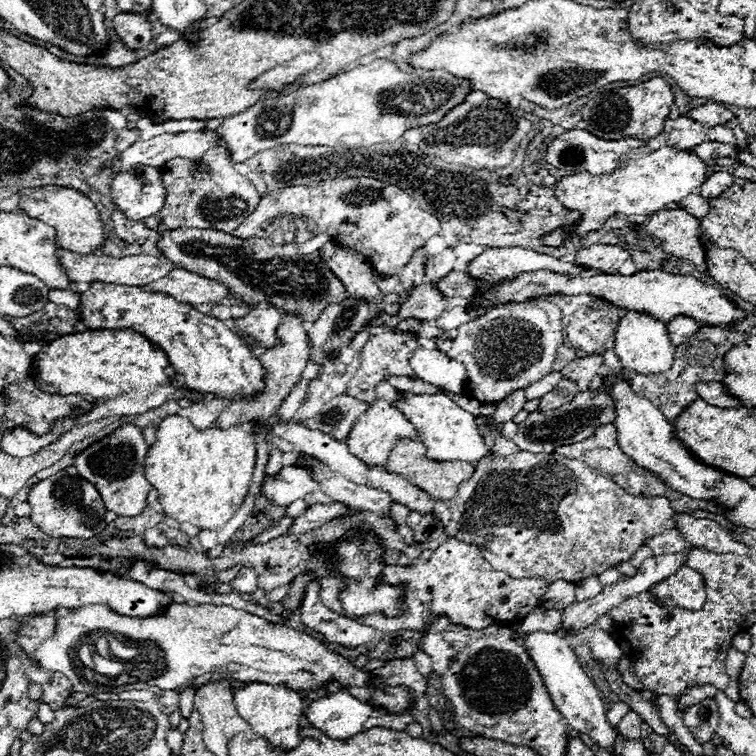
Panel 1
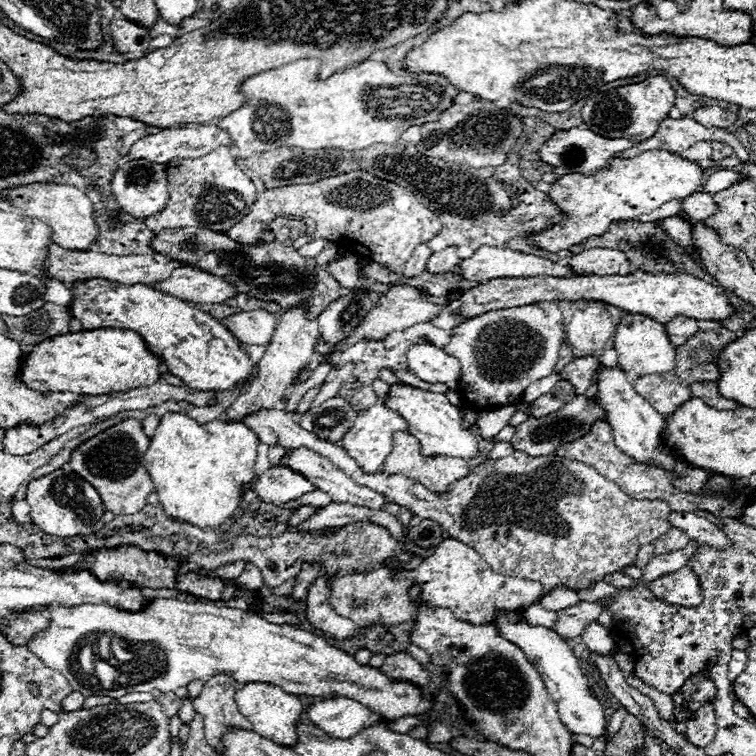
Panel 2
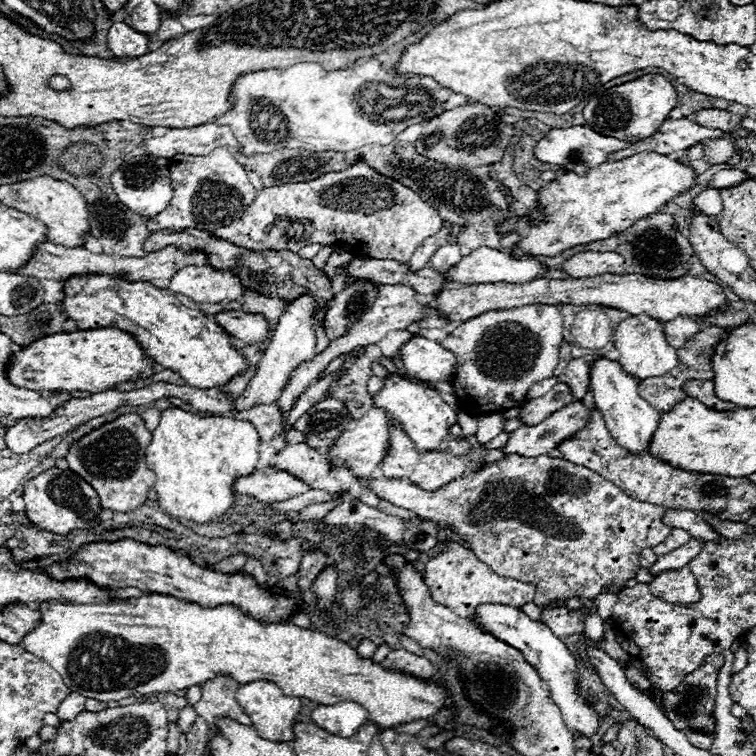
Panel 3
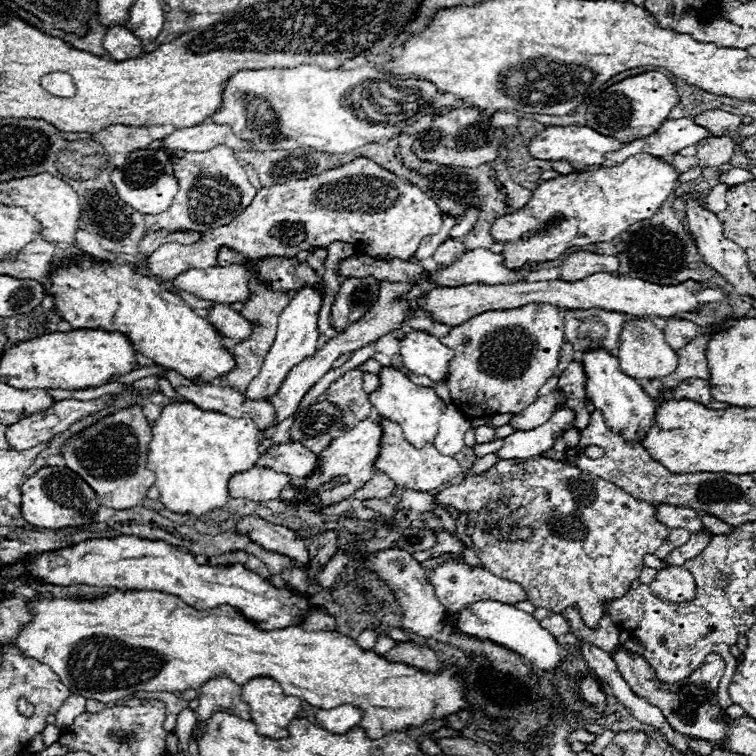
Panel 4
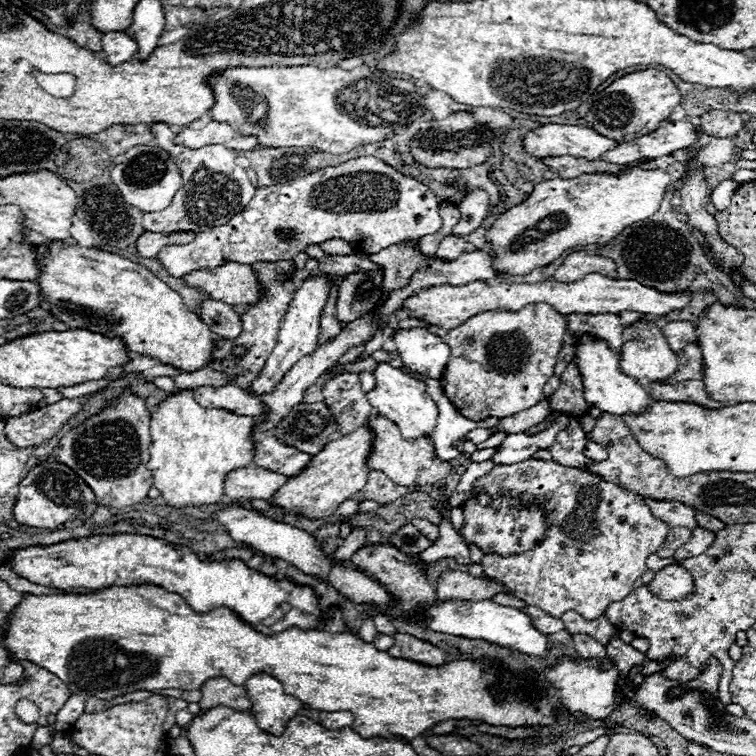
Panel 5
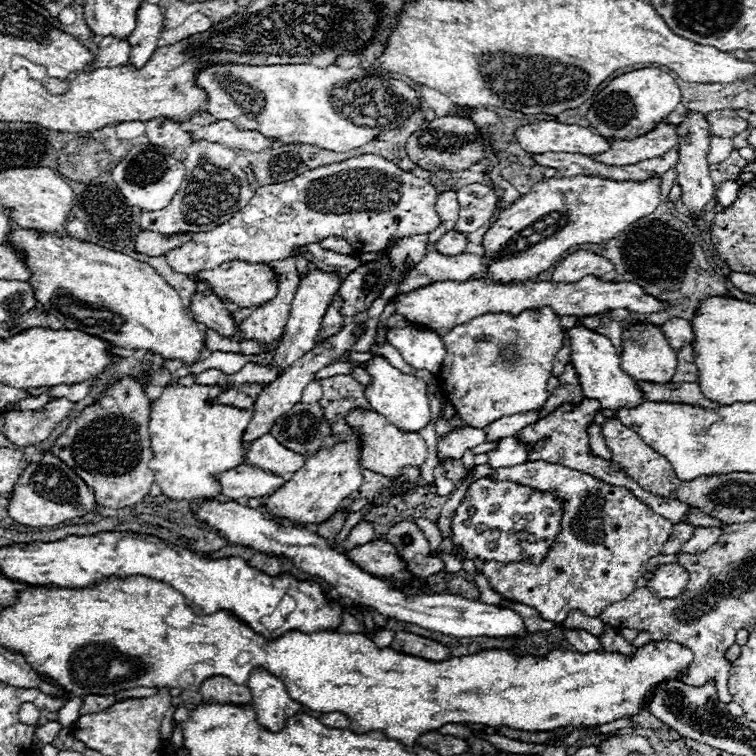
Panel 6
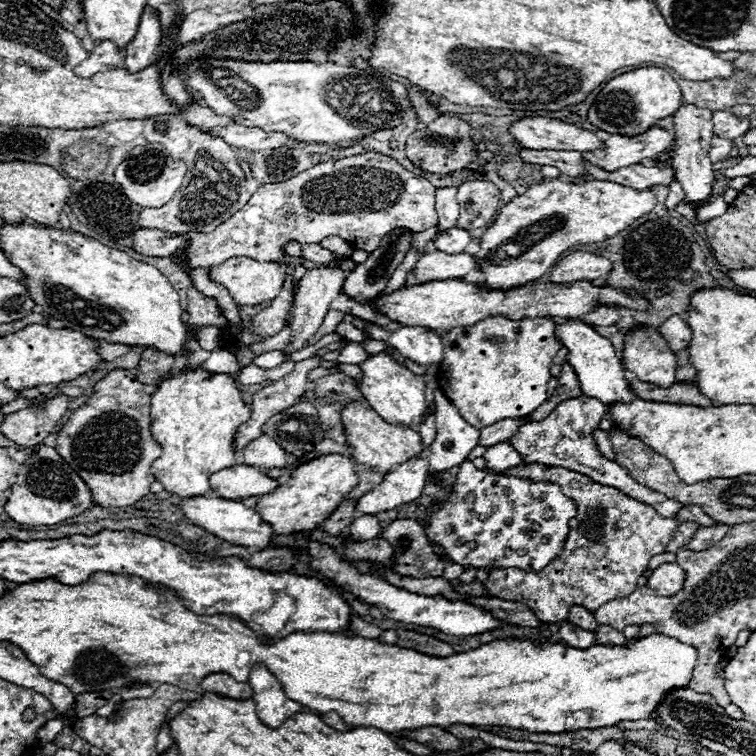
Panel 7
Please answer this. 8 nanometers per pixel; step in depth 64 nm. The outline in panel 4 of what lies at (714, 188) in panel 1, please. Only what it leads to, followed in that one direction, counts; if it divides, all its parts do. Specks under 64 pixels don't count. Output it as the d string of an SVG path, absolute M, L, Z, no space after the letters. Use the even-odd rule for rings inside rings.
M734 168L734 170L730 170L728 174L720 176L720 182L728 184L728 186L744 184L744 182L748 182L748 180L754 180L754 176L752 176L750 170L744 170L744 168Z

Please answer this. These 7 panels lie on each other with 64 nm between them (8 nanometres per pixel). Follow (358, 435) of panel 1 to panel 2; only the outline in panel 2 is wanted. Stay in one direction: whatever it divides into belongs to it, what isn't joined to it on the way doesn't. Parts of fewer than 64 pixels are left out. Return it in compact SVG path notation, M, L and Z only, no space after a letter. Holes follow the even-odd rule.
M376 378L372 382L372 388L374 388L374 392L376 392L376 396L378 397L376 404L366 412L361 413L358 416L358 420L356 420L356 424L340 440L340 446L348 452L348 456L352 456L356 460L356 464L360 464L360 468L364 472L376 472L376 470L380 470L380 466L384 464L386 456L392 452L392 434L396 430L408 430L408 424L396 412L392 412L384 404L384 397L382 396L386 394L388 384L382 382L380 378Z

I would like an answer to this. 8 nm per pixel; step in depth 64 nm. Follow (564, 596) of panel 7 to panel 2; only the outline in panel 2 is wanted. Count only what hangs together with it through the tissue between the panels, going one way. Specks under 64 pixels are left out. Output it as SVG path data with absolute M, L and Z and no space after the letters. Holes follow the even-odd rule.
M258 410L250 416L244 416L242 422L250 430L254 430L258 440L264 444L280 444L284 448L306 446L314 452L320 452L334 466L352 476L358 484L364 484L374 492L384 494L388 502L398 504L420 518L436 520L446 534L476 548L476 552L494 572L540 582L544 588L542 594L548 594L558 584L580 592L590 588L594 582L602 582L608 574L624 572L624 568L634 566L636 554L642 546L652 544L672 528L668 524L670 506L664 500L636 500L624 494L612 480L606 480L594 468L562 456L526 456L524 452L512 452L510 456L500 460L486 458L464 480L456 480L456 484L452 484L446 494L436 494L406 476L388 476L384 472L364 474L360 466L340 446L324 442L306 432L296 424L292 414L284 410ZM600 622L588 624L588 628L582 634L582 640L586 640L586 646L592 652L600 652L606 656L610 656L612 648L614 648L614 640L610 638L610 632Z

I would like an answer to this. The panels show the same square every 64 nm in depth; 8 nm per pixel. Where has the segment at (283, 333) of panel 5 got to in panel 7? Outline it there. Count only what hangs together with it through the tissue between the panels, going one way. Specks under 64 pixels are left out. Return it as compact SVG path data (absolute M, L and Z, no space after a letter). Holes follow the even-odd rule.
M340 264L312 268L304 274L304 278L298 282L296 296L294 296L294 306L292 306L292 320L288 322L290 328L292 328L292 342L284 348L284 354L292 354L292 352L302 350L304 346L308 346L308 340L316 334L316 330L320 328L324 316L328 314L330 302L338 294L342 294L344 280L346 280L346 272L340 268Z

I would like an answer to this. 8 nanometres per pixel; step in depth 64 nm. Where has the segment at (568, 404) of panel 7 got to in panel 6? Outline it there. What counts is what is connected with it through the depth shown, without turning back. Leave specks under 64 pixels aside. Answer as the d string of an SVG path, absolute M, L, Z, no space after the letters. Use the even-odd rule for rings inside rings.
M584 398L578 406L576 404L562 404L560 408L556 408L546 418L524 428L516 438L524 440L524 444L532 444L532 452L530 452L528 460L548 460L552 464L564 464L566 468L580 468L580 472L588 472L590 476L596 476L598 480L628 488L640 502L648 504L656 514L672 520L674 524L686 522L686 512L690 508L688 504L682 504L682 502L670 500L670 498L660 498L660 496L654 496L654 494L642 490L632 478L628 478L624 472L620 472L620 468L616 468L616 464L612 464L612 460L602 460L590 452L588 426L594 422L594 414L598 410L600 410L600 402L588 400L588 398ZM660 500L664 500L664 502L660 502Z

